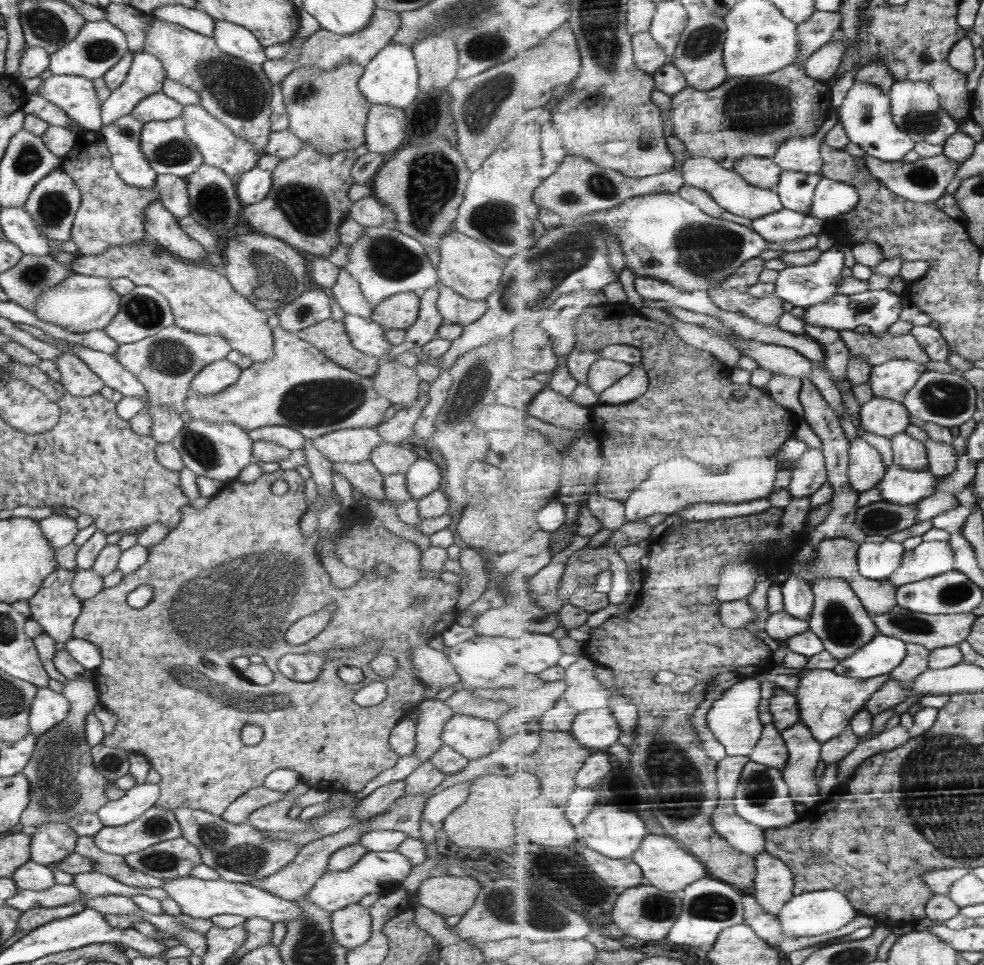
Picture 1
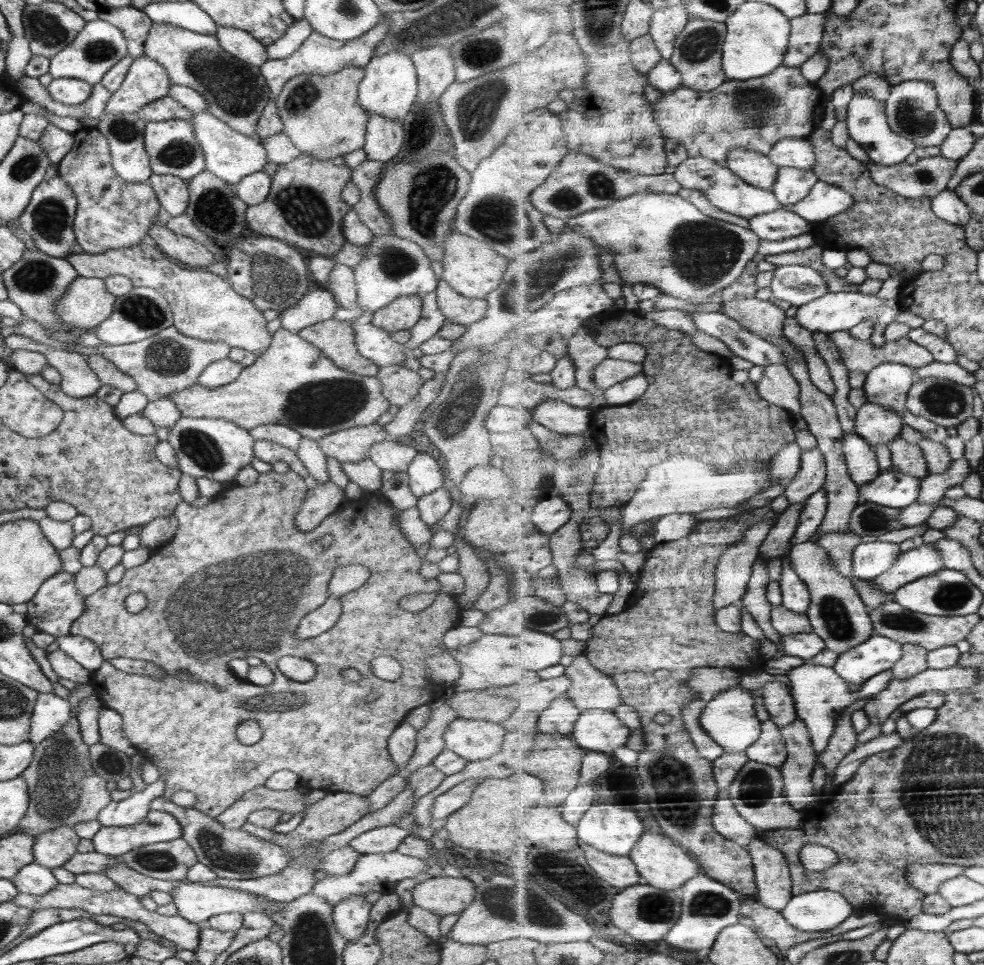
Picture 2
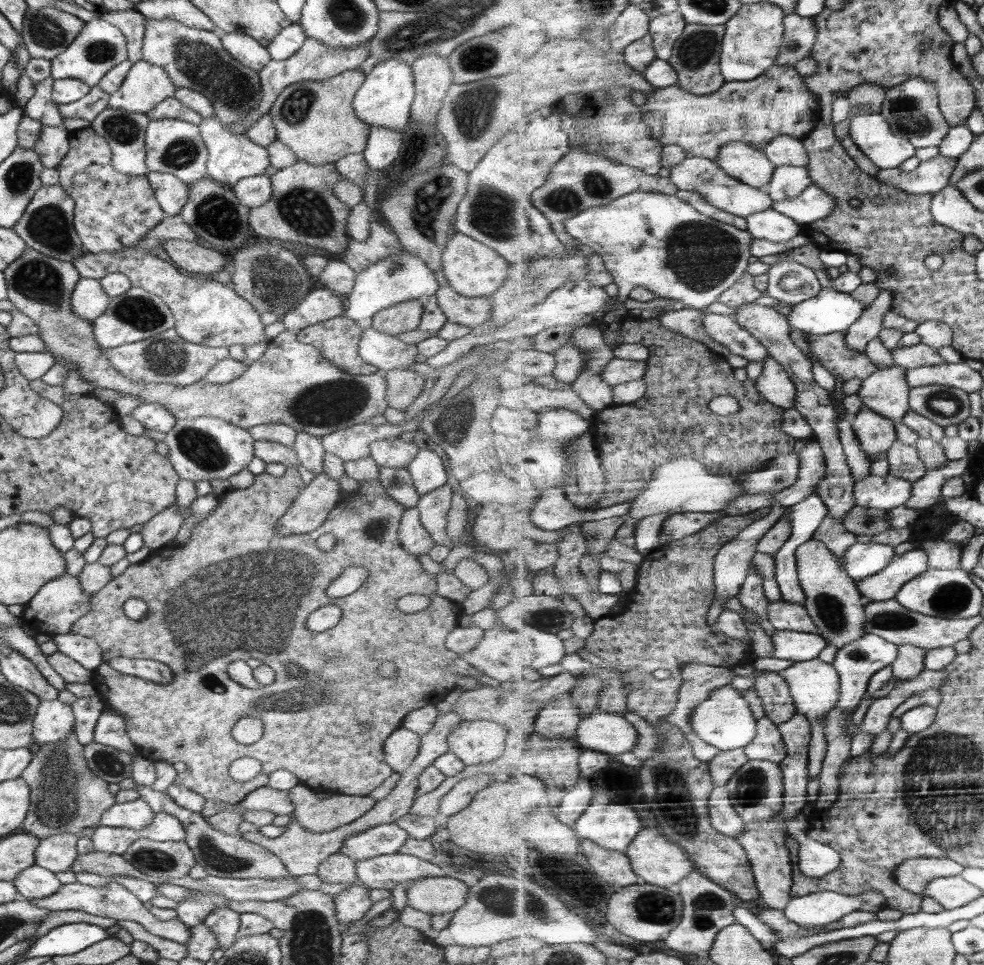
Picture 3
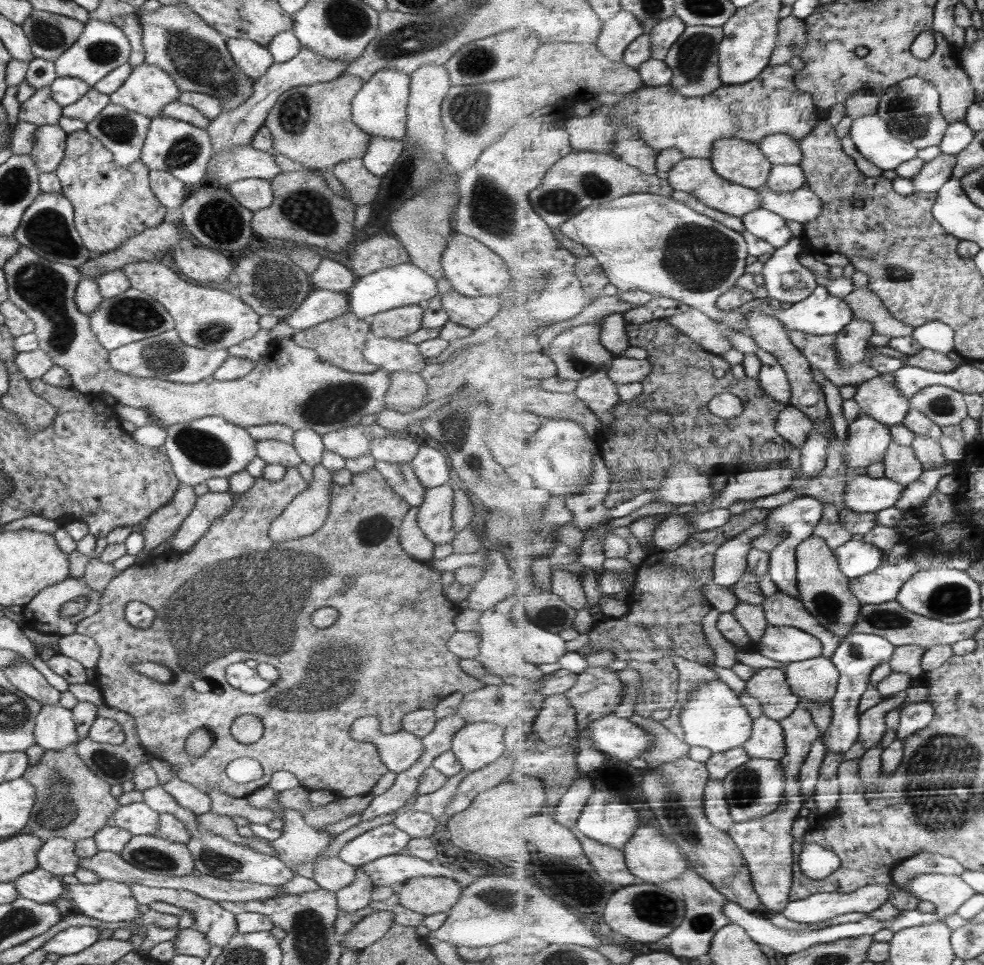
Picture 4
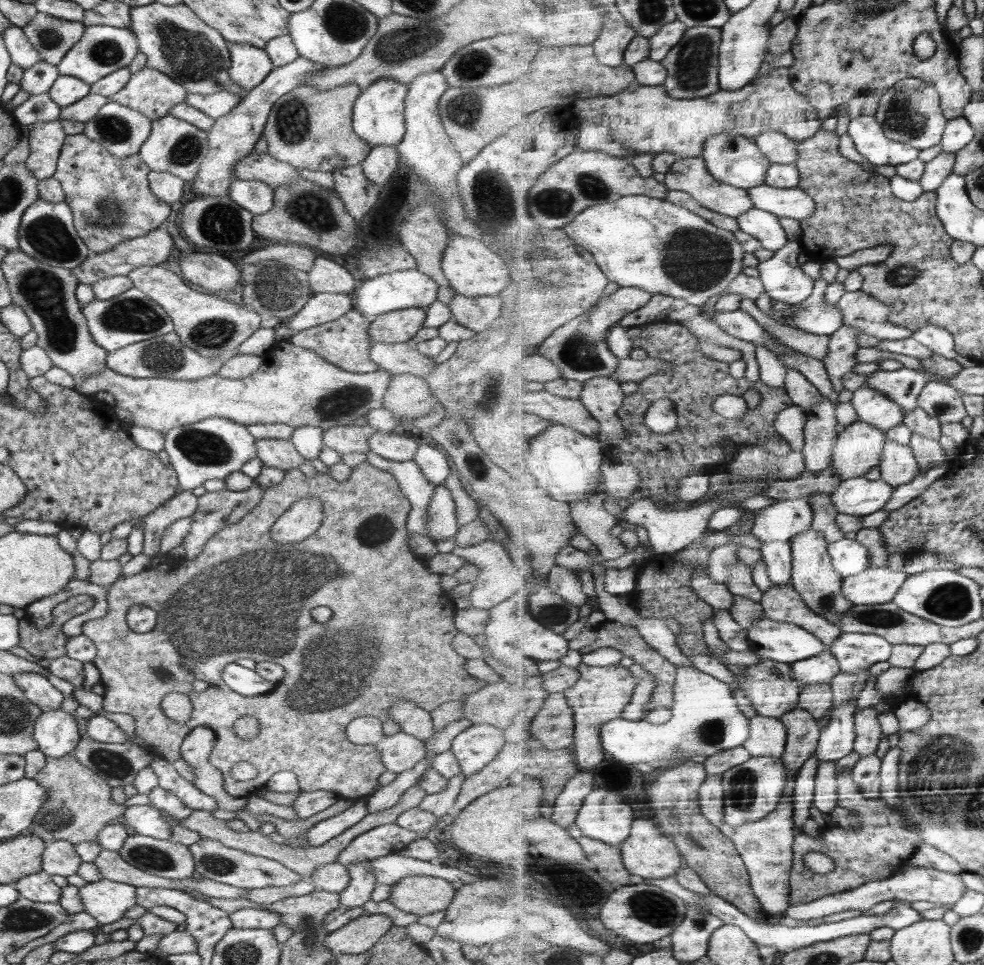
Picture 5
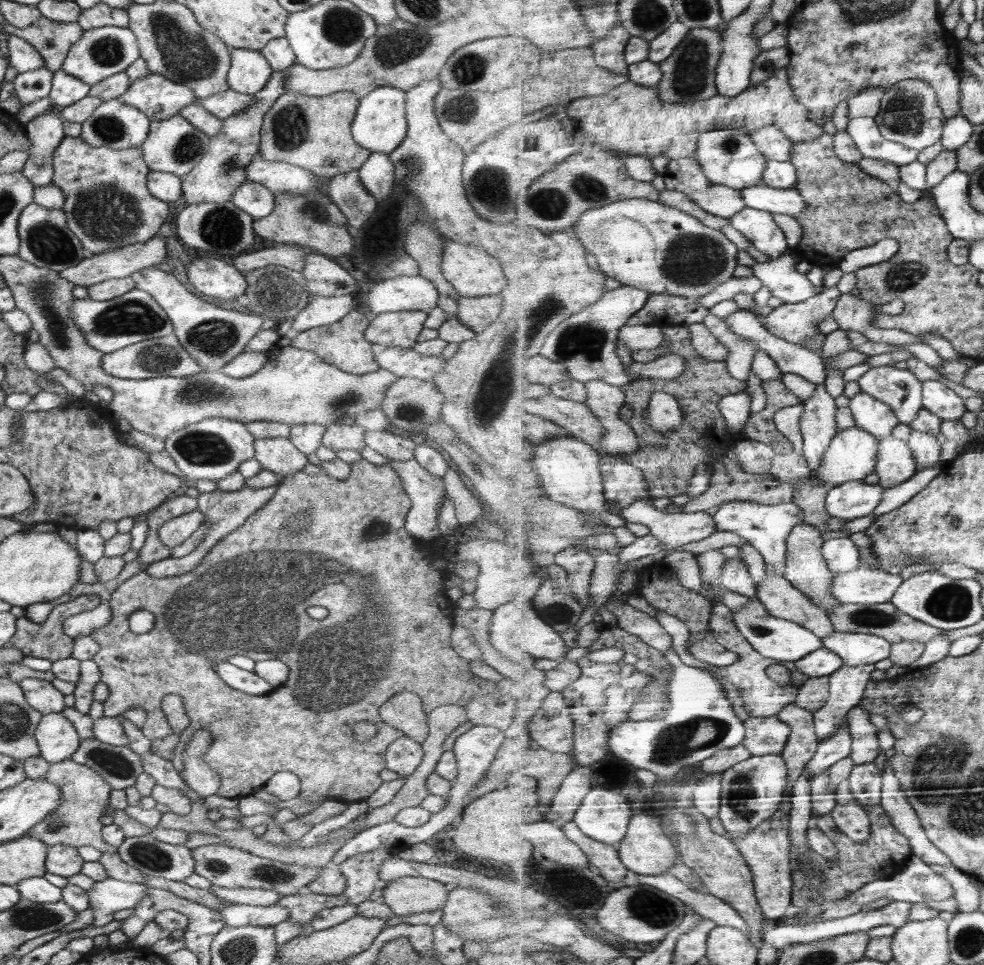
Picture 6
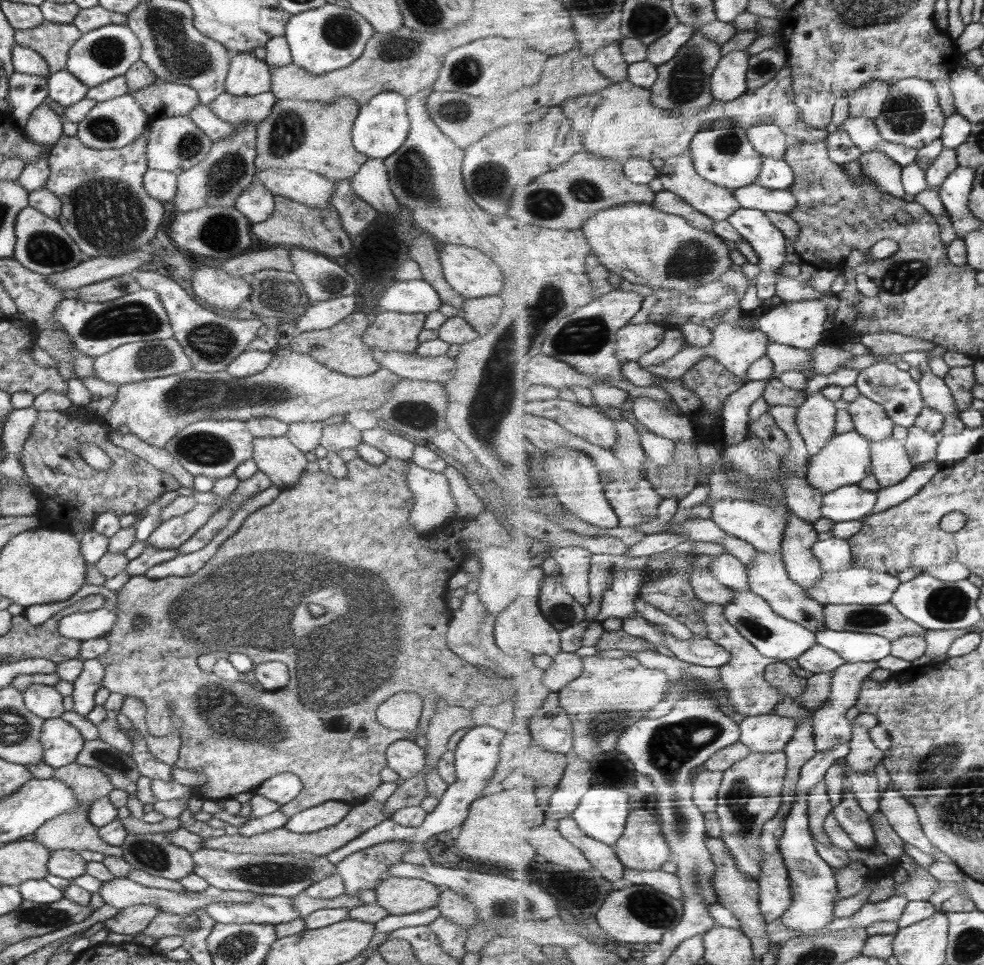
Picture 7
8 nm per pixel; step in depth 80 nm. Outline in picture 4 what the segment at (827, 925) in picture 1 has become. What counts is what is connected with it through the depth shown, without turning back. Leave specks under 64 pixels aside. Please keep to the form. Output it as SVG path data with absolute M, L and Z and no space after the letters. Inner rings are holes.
M866 885L856 892L822 892L791 902L783 913L802 924L824 922L842 914L872 913L890 900L891 886Z

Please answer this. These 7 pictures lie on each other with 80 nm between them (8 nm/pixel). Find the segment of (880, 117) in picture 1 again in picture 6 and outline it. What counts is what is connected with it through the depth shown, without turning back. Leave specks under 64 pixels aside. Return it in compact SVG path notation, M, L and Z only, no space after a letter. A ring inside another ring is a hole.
M874 117L851 119L846 129L854 138L865 157L882 159L906 166L919 160L921 152L900 142L893 142L882 135L881 126Z

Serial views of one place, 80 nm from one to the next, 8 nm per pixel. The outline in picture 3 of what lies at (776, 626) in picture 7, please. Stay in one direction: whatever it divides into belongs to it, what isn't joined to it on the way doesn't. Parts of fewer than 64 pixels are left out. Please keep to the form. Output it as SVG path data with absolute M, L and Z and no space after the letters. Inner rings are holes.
M779 630L773 636L776 650L774 657L797 659L797 662L814 660L821 656L828 646L827 640L818 634Z

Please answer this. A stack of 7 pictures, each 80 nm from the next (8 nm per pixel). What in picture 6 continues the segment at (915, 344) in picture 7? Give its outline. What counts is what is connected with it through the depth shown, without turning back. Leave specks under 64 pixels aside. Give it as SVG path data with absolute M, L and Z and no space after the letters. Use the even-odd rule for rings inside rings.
M844 293L833 317L846 330L861 332L872 342L885 342L896 346L908 346L915 342L924 342L922 336L900 328L880 328L875 325L878 315L897 315L905 312L906 302L894 299L888 304L873 304L860 296Z

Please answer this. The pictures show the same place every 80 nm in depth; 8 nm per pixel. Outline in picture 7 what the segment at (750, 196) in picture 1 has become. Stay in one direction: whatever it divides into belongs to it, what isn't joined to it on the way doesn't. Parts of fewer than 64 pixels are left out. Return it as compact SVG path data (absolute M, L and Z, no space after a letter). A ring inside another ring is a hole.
M682 154L682 156L667 159L666 164L661 168L659 178L663 181L664 190L671 190L679 194L686 199L686 202L692 204L696 210L711 216L717 222L729 219L743 207L738 202L735 191L704 178L697 171L694 157L690 154Z

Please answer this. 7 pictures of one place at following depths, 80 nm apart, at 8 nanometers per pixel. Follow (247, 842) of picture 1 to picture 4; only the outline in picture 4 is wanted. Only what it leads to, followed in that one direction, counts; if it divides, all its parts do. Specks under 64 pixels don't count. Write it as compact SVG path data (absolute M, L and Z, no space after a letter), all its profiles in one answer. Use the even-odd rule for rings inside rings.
M160 784L154 788L149 788L143 794L143 802L158 814L173 814L190 831L191 839L187 842L188 850L194 859L194 866L202 874L223 878L224 880L237 880L238 882L257 882L258 884L267 884L268 886L281 886L292 880L296 874L286 866L285 862L276 857L265 853L260 853L245 847L228 842L225 838L212 834L209 830L202 828L197 821L197 814L180 806L176 799L168 794Z

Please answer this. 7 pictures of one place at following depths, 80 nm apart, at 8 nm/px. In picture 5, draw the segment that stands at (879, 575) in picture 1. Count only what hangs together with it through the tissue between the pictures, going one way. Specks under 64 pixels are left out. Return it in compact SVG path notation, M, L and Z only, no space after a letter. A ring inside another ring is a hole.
M844 537L830 546L834 568L844 577L860 574L870 568L870 552L856 539Z

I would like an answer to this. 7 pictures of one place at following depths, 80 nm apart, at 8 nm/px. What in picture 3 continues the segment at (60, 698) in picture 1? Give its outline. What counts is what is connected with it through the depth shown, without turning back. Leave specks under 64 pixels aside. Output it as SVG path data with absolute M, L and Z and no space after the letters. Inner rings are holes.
M41 700L34 715L32 736L33 742L56 744L66 740L73 731L75 716L71 705L56 700Z

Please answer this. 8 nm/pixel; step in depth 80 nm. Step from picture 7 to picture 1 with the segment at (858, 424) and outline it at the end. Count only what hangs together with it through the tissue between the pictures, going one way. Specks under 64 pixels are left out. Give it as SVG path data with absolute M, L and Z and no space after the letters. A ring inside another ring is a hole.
M898 358L874 367L870 383L875 396L904 402L926 372L925 364L909 358Z

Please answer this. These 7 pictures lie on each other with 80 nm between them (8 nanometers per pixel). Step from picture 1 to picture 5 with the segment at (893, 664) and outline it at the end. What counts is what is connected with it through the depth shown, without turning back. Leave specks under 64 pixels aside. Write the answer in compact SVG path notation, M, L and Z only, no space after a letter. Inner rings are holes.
M845 633L830 650L840 659L842 671L859 673L890 661L894 647L895 644L876 634ZM854 700L835 708L832 722L823 729L817 750L822 763L842 760L855 751L858 709Z

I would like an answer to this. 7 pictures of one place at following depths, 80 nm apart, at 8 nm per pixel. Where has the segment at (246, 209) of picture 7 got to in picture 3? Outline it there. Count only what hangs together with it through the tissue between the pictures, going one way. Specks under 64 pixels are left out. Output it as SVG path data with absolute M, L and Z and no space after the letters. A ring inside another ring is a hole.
M265 174L242 178L231 188L238 200L248 208L266 204L273 193L271 178Z

